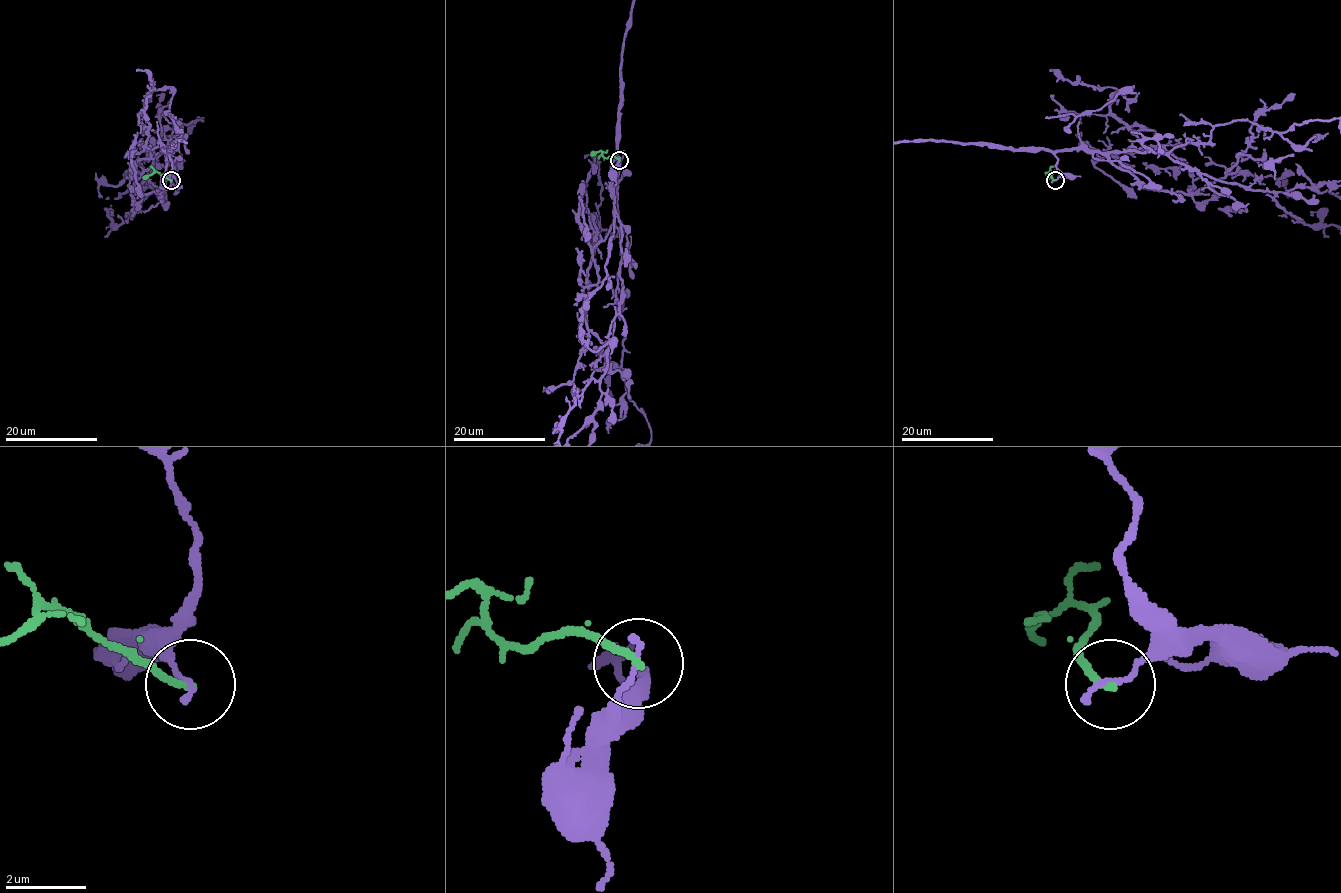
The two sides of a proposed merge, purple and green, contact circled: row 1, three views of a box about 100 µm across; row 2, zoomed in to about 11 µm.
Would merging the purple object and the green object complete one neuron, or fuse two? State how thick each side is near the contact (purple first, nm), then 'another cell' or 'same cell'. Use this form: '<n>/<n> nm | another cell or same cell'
170/170 nm | another cell

